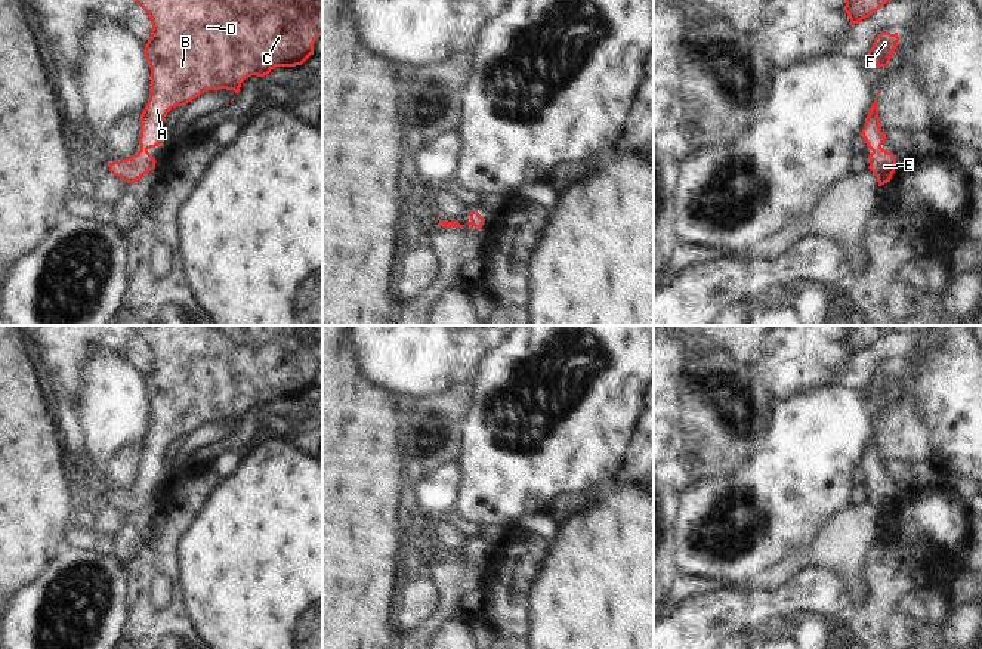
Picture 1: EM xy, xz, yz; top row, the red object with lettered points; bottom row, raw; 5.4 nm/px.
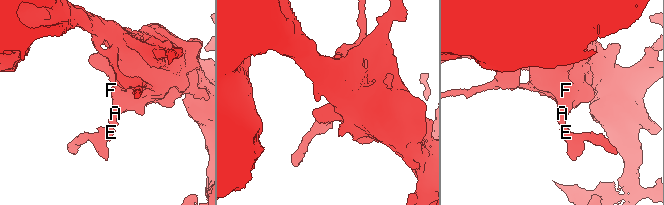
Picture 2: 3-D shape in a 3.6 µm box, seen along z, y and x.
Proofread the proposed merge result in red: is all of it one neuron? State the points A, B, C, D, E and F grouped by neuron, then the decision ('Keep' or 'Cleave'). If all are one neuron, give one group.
Groups: A B C D E F. Keep.

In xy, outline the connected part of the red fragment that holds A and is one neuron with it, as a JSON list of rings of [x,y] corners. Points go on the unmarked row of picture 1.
[[[132,325],[151,349],[152,361],[145,376],[145,390],[151,399],[151,424],[140,446],[140,482],[130,489],[112,492],[109,503],[135,514],[155,500],[148,483],[166,472],[163,451],[172,439],[185,438],[209,421],[240,423],[241,414],[251,408],[265,408],[275,398],[302,396],[314,386],[314,374],[322,365],[322,325]]]

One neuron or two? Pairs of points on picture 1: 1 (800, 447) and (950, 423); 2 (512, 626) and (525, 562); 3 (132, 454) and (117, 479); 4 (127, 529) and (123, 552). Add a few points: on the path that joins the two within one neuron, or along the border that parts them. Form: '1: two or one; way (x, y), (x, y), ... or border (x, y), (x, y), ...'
1: one; way (837, 425), (899, 392), (913, 392)
2: one; way (512, 609), (512, 578)
3: one; way (127, 460), (122, 473)
4: one; way (127, 535), (124, 546)

